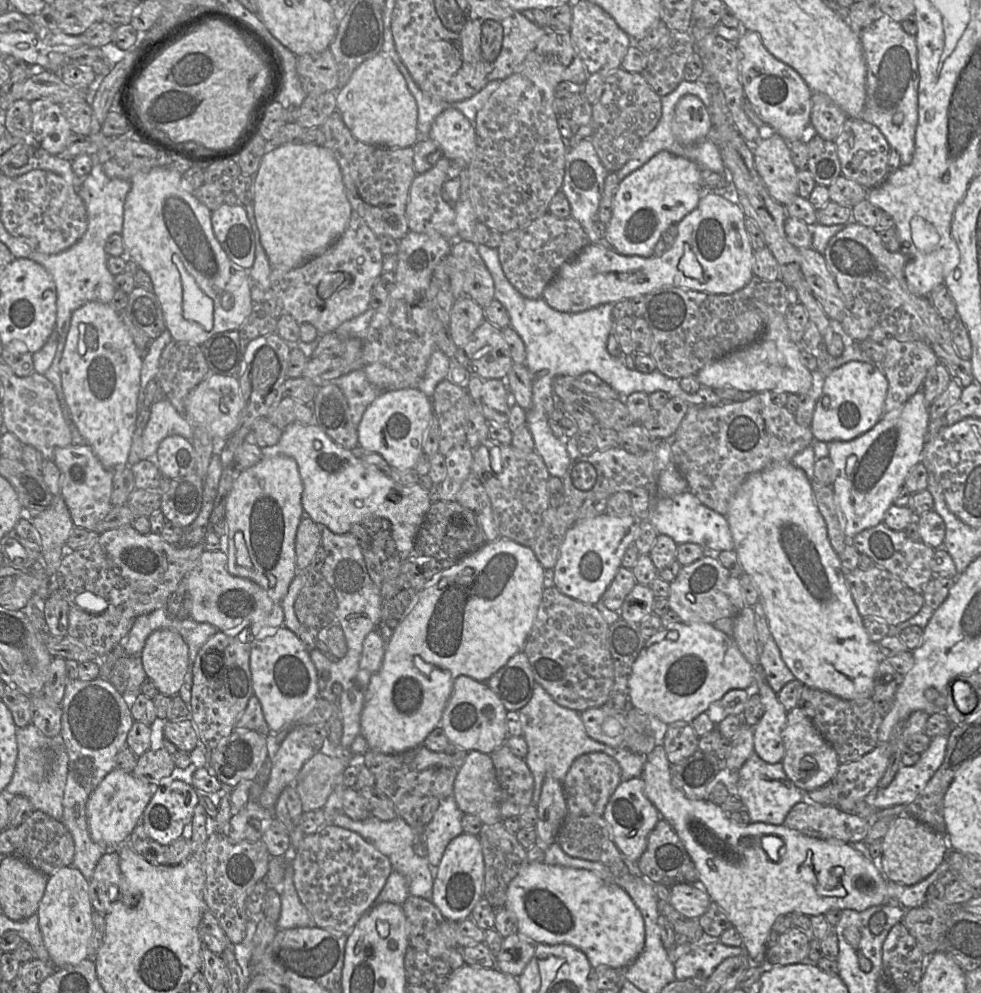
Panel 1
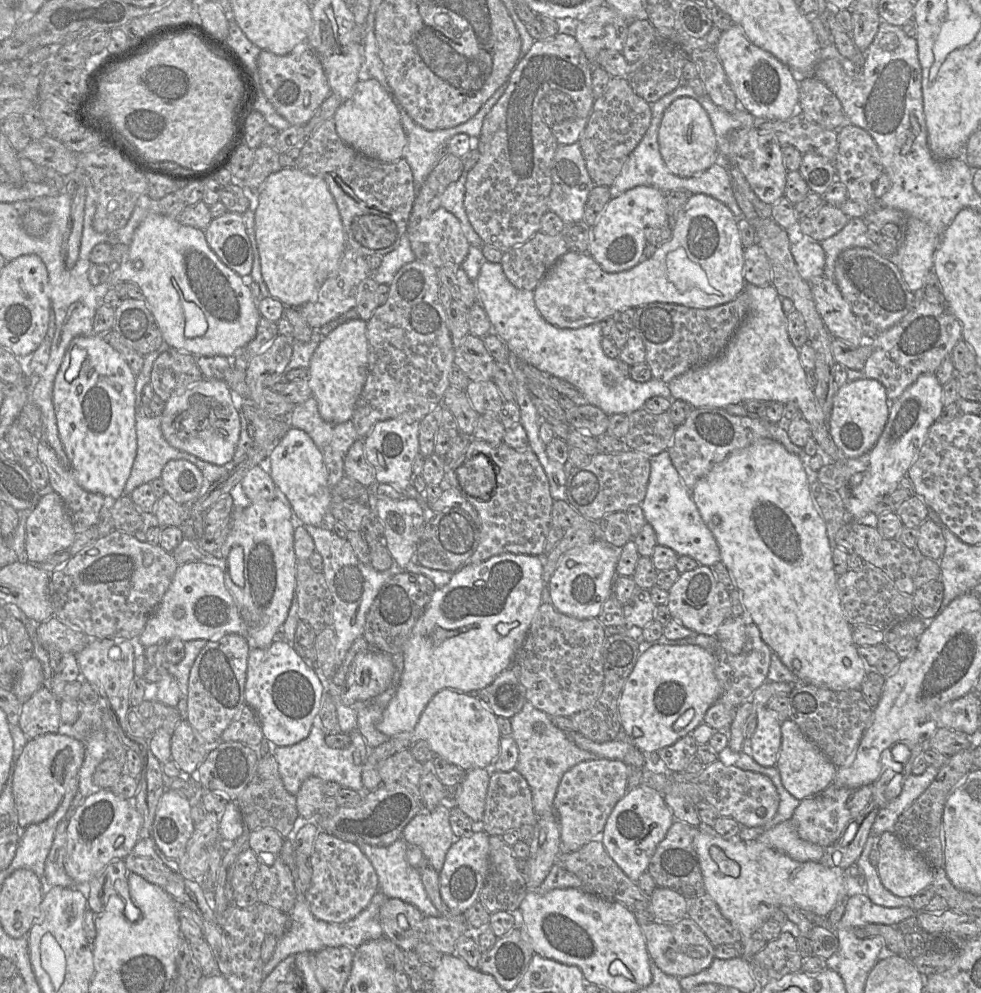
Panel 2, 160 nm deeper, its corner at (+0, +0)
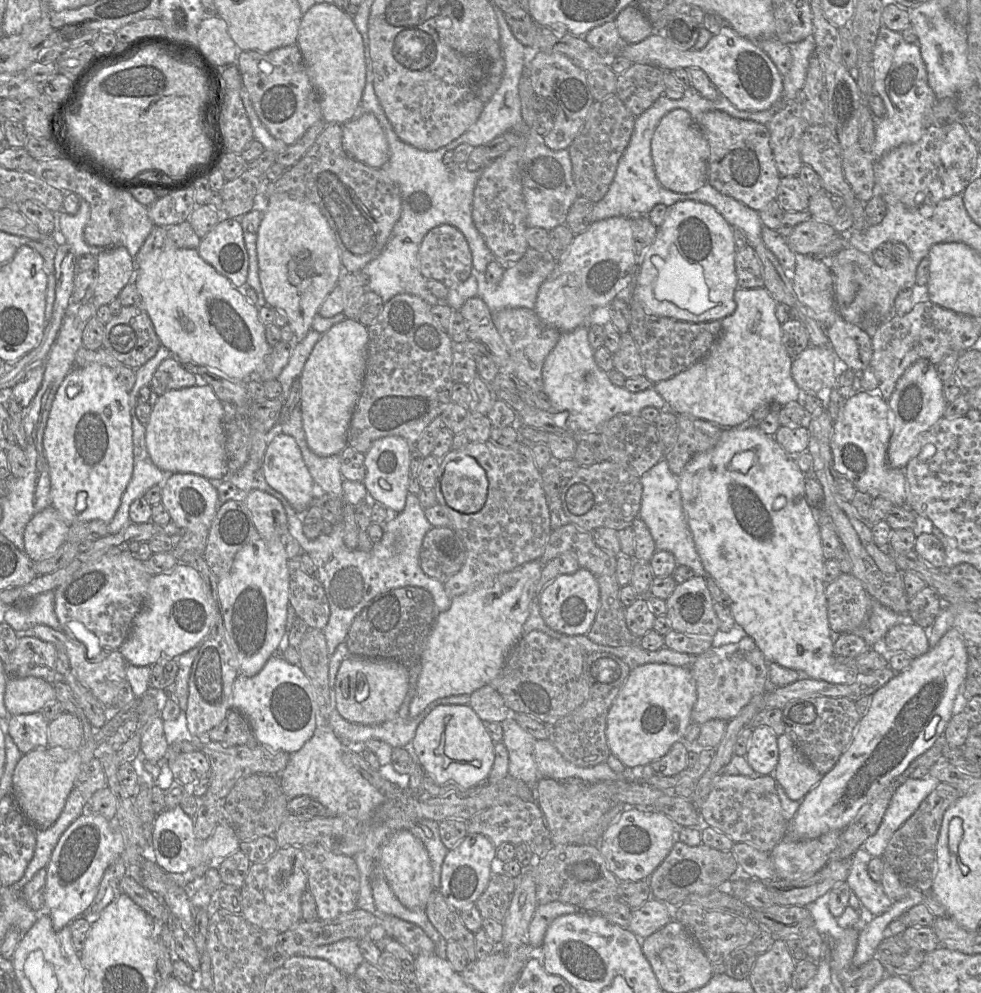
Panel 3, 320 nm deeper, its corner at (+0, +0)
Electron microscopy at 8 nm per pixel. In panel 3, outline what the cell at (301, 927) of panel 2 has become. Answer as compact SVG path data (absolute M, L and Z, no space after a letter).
M352 938L311 947L302 951L300 955L327 960L346 976L354 975L356 969L364 961L358 942Z

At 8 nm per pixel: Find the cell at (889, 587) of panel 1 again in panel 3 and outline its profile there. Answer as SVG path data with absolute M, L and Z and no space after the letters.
M840 573L827 584L825 596L828 622L833 632L853 632L864 625L870 614L873 598L852 573Z

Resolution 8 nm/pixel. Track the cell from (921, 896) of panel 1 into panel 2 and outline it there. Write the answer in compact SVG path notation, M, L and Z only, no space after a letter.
M872 834L868 837L853 871L861 878L864 886L864 894L866 894L874 904L888 908L908 907L911 905L913 896L899 897L892 894L883 886L877 868L870 863L870 851L872 846L877 843L877 839L877 836Z

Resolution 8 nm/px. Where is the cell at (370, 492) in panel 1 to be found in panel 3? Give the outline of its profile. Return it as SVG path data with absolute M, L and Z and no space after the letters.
M280 433L269 442L262 471L268 485L282 494L296 512L304 512L309 507L313 499L314 482L293 437Z

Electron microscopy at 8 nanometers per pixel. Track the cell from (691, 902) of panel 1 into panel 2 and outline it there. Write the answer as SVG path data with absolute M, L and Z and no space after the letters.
M657 887L649 897L649 914L657 922L676 922L687 917L687 902L678 892Z

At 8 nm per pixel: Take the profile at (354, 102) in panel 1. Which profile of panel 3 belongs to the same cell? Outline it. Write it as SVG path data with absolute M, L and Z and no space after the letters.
M362 111L343 124L342 144L353 159L374 169L384 167L389 159L386 136L371 113Z

